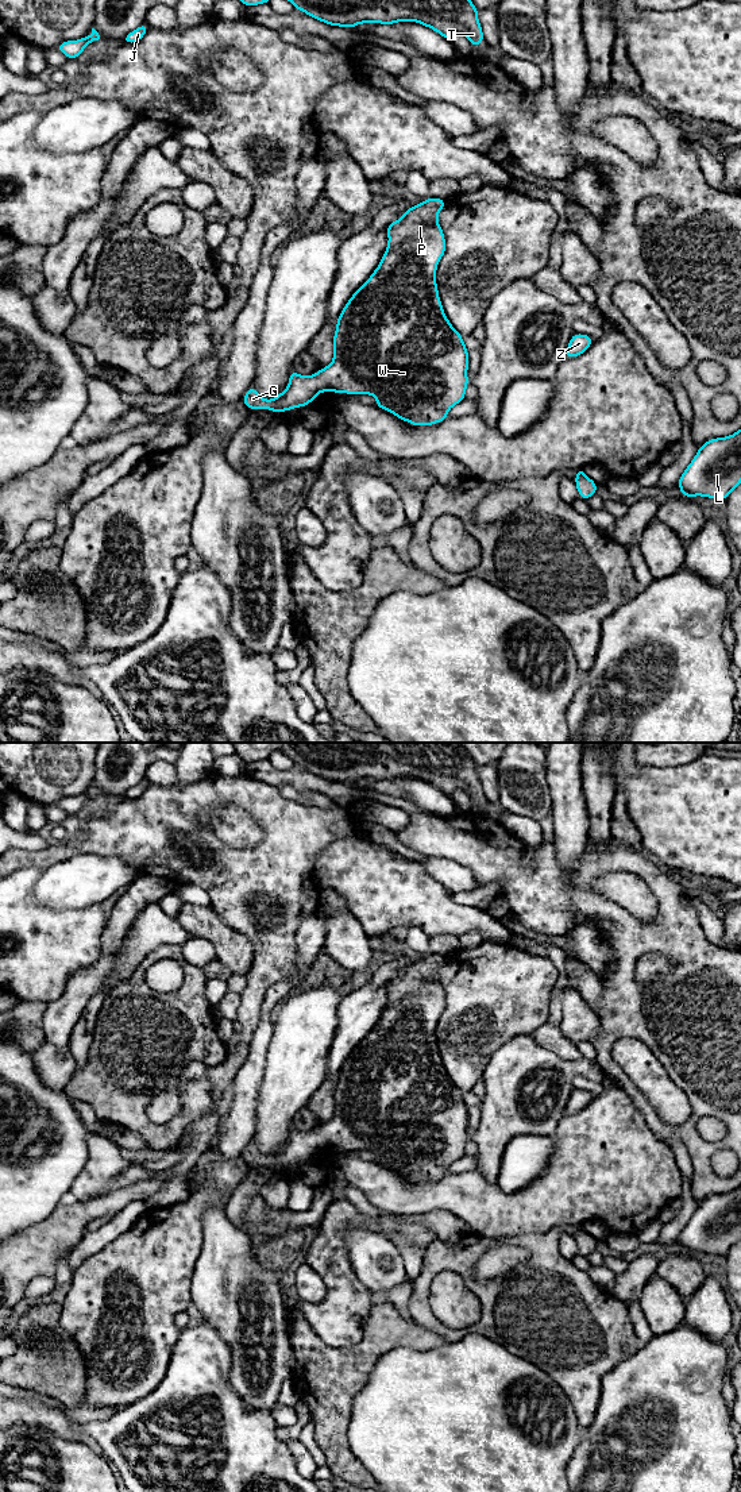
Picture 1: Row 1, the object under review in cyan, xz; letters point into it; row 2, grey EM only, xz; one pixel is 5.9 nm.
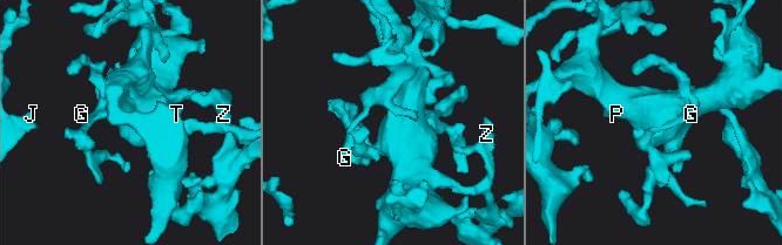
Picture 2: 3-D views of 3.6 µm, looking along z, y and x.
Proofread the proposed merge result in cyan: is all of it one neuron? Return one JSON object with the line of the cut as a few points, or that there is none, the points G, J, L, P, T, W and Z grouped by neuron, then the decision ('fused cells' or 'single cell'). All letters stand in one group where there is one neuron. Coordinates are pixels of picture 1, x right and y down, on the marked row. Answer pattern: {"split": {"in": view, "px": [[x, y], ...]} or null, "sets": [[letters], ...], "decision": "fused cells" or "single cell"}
{"split": null, "sets": [["G", "J", "L", "P", "T", "W", "Z"]], "decision": "single cell"}

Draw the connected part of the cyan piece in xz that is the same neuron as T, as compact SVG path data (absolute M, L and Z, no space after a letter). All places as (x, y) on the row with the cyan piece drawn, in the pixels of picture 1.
M287 0L294 8L329 26L417 22L445 39L464 35L481 46L485 35L471 0Z

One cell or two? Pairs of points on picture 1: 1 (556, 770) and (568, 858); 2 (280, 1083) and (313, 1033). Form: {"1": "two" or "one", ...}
{"1": "one", "2": "one"}

